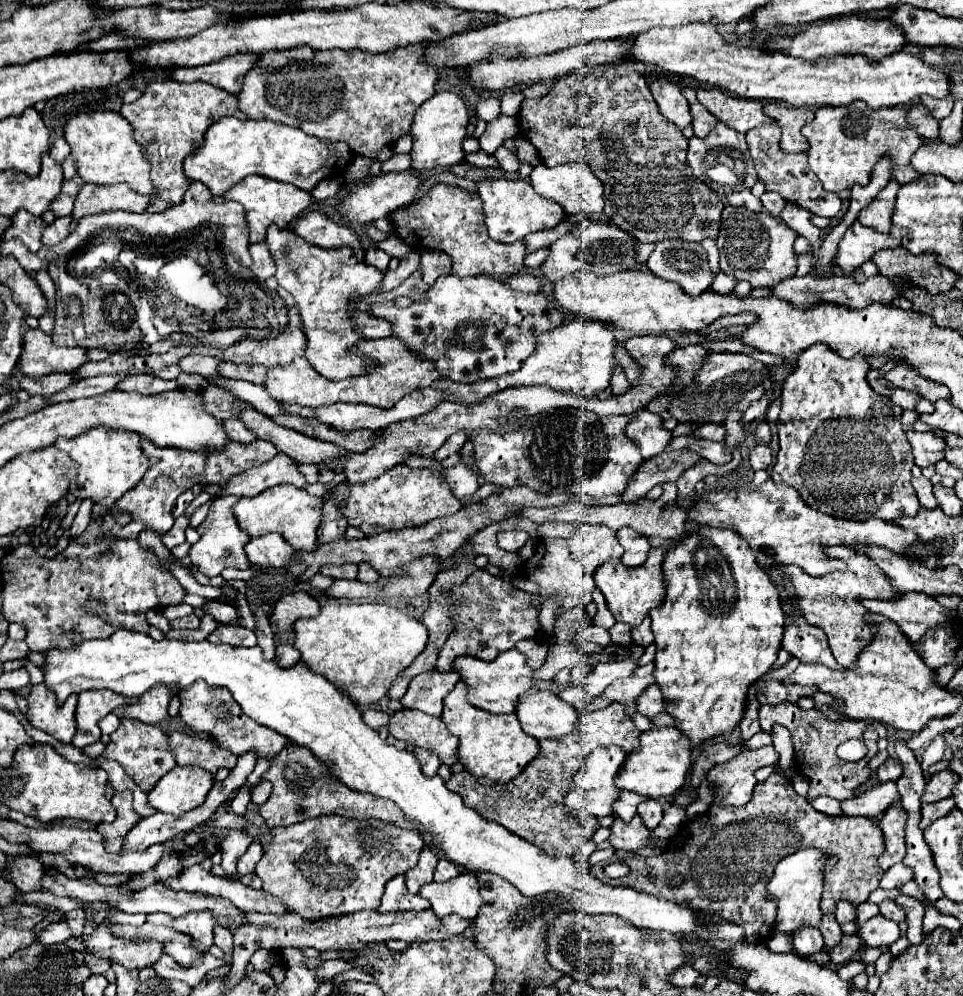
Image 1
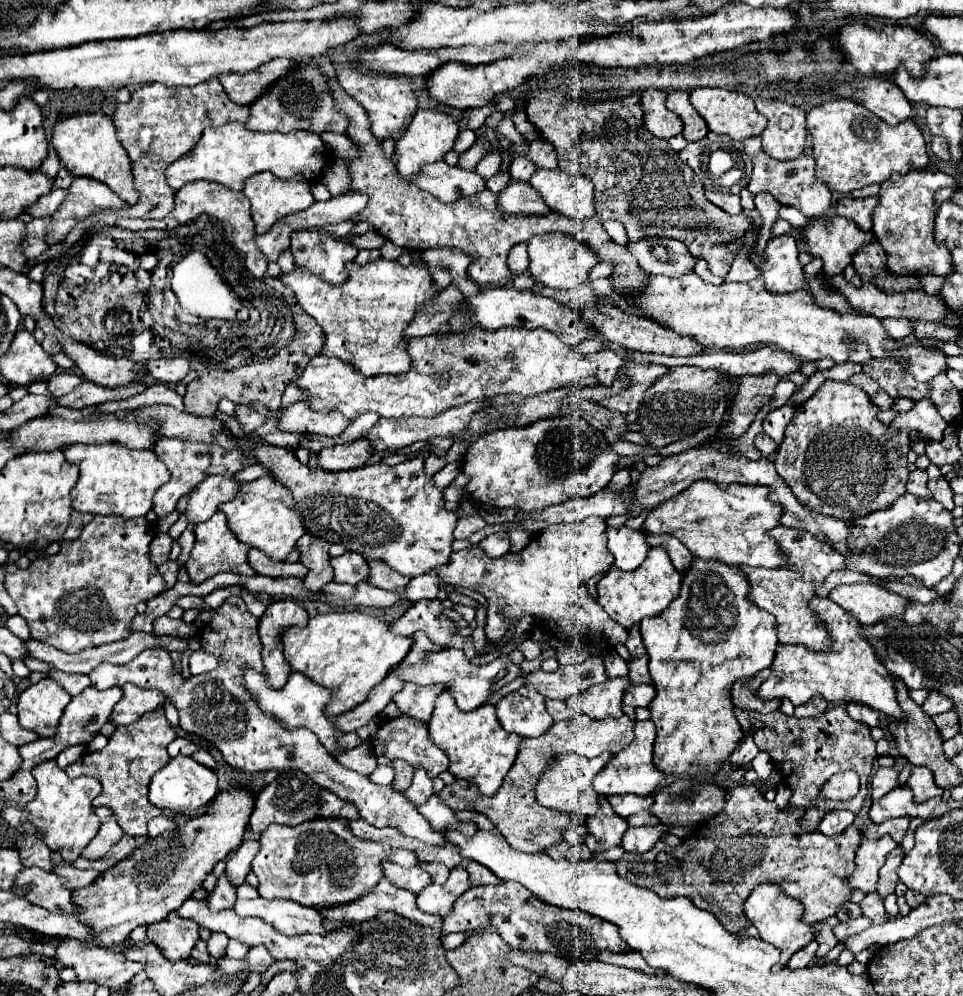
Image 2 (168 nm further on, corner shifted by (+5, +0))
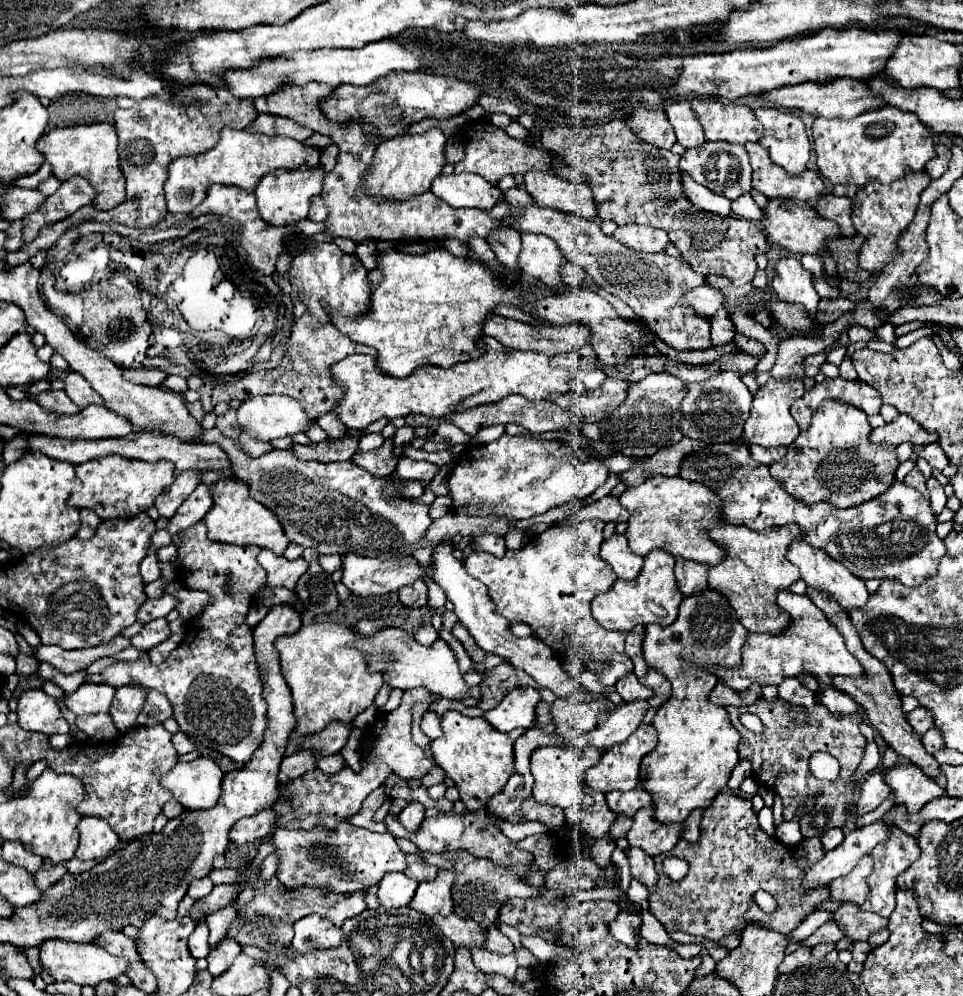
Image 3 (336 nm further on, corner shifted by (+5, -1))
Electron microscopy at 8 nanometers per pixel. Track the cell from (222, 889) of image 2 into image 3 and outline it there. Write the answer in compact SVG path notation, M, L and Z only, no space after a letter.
M228 905L228 909L222 909L210 917L206 917L206 923L210 927L210 947L214 949L222 939L228 937L228 931L232 927L232 921L236 919L234 905Z

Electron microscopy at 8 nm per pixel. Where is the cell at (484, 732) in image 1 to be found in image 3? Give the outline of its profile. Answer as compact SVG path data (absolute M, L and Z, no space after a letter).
M446 711L442 715L442 731L444 735L430 743L434 761L446 771L446 777L454 779L460 791L460 801L468 811L486 807L488 799L500 793L514 773L514 741L524 731L516 729L510 733L502 733L496 731L486 719L466 717L458 711Z

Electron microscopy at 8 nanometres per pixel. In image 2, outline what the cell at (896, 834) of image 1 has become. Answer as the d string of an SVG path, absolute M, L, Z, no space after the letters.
M862 836L862 844L856 852L856 872L850 876L850 884L862 892L874 892L878 882L878 870L886 862L886 856L898 848L890 836L882 836L878 840Z

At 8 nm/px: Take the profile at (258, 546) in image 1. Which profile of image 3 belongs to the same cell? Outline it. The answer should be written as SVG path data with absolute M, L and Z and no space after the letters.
M270 549L260 551L258 563L268 573L268 587L284 587L284 589L290 589L290 591L294 591L296 581L308 569L308 563L304 559L288 561L286 557L272 553Z

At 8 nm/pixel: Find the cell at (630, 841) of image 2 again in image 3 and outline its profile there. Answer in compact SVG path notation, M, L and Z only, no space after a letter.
M630 849L628 859L630 859L630 865L632 865L632 875L640 883L644 883L650 893L654 893L658 875L656 875L656 869L654 869L652 857L646 857L646 853L642 853L642 849Z

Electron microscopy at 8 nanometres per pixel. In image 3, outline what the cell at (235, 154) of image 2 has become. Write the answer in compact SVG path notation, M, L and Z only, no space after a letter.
M224 129L222 137L218 141L218 145L202 155L182 155L178 159L174 159L170 163L170 177L164 185L164 195L166 195L166 207L168 213L190 213L194 207L198 207L202 203L202 199L206 197L206 191L210 185L220 183L220 185L236 185L244 191L254 191L258 181L262 177L266 177L268 173L276 171L276 169L298 169L302 165L314 167L320 163L320 151L314 147L306 147L302 143L296 143L288 137L266 137L266 135L256 135L256 133L248 133L248 131L234 131L234 129Z

